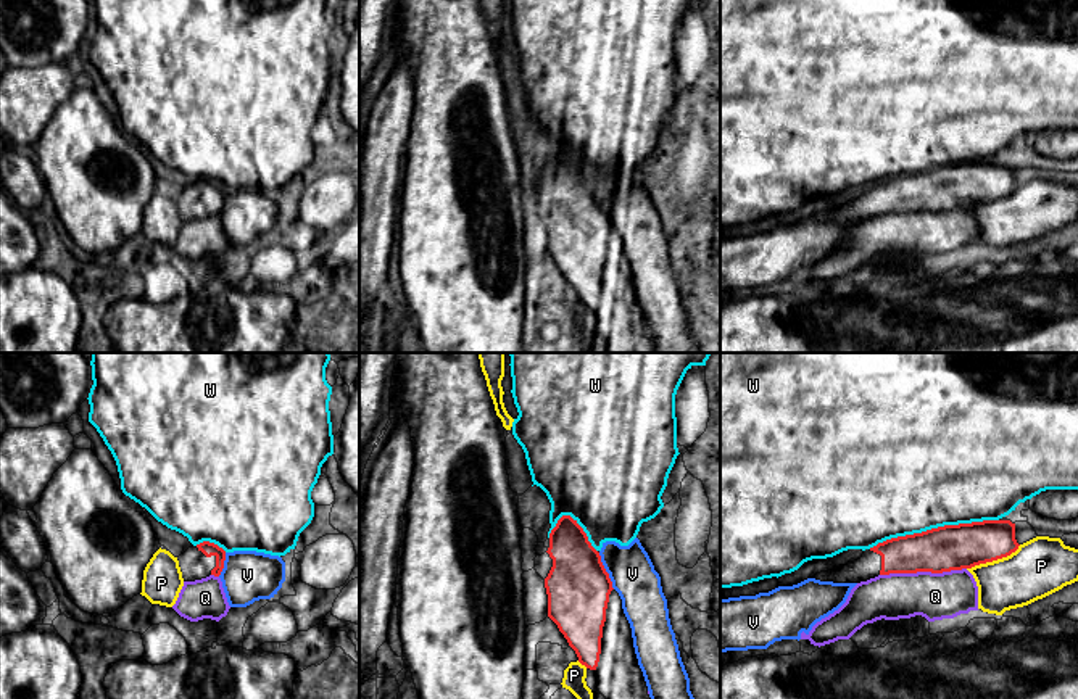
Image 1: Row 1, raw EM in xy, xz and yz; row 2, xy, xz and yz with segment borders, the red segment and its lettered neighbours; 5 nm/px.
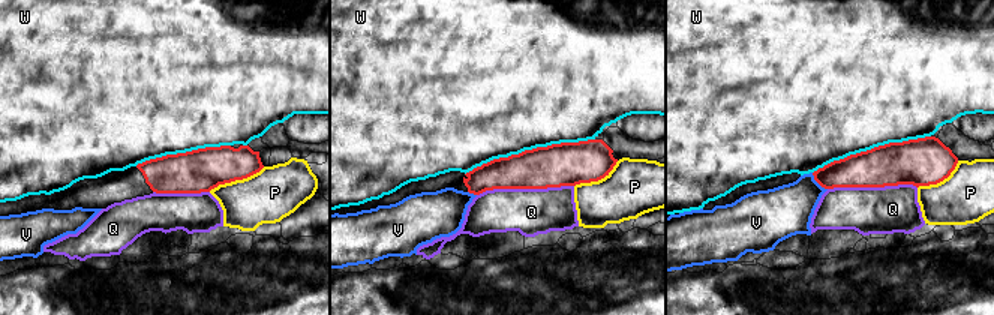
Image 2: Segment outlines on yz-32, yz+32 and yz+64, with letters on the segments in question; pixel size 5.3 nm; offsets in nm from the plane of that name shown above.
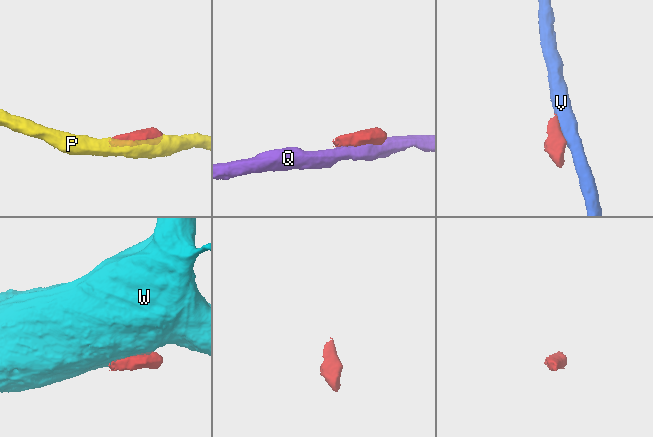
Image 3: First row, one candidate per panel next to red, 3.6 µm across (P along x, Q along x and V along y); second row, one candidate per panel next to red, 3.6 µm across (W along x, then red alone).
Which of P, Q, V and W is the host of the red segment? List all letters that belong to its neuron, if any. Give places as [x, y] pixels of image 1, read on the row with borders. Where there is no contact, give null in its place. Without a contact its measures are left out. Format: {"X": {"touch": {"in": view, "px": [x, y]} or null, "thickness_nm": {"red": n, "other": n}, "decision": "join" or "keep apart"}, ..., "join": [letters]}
{"P": {"touch": {"in": "yz", "px": [993, 559]}, "thickness_nm": {"red": 220, "other": 280}, "decision": "keep apart"}, "Q": {"touch": {"in": "yz", "px": [922, 570]}, "thickness_nm": {"red": 220, "other": 240}, "decision": "keep apart"}, "V": {"touch": {"in": "xz", "px": [605, 570]}, "thickness_nm": {"red": 320, "other": 220}, "decision": "keep apart"}, "W": {"touch": {"in": "yz", "px": [933, 529]}, "thickness_nm": {"red": 220, "other": 500}, "decision": "keep apart"}, "join": []}

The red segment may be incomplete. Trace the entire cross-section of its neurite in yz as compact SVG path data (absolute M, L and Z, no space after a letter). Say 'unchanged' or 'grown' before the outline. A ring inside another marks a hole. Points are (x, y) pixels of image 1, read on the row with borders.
grown; M1010 520L944 525L878 543L865 549L860 559L812 578L860 583L889 573L943 573L1007 557L1018 546Z

